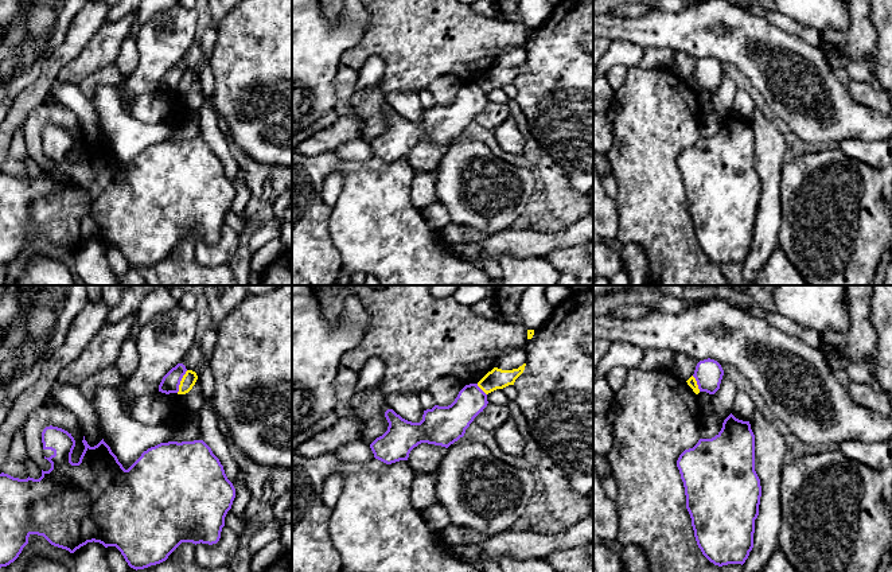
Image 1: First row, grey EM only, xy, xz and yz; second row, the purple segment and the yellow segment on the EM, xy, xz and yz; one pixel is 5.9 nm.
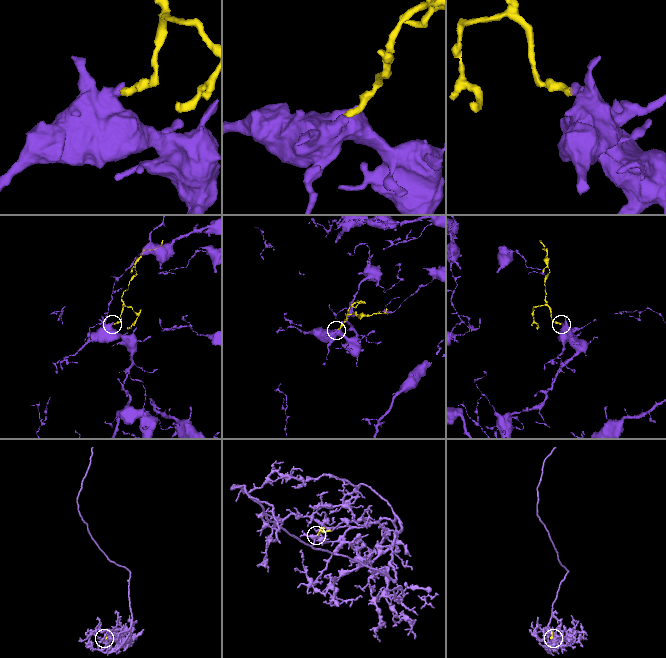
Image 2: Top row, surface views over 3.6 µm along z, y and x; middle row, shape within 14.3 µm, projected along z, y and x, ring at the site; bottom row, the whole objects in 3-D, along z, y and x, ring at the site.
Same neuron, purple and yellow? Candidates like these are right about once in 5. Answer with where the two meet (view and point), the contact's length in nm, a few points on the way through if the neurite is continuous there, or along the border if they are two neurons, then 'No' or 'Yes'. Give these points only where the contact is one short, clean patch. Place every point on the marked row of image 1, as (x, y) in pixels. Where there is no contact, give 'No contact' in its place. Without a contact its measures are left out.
Touches purple at xy (180, 380). Shared border 150 nm. Boundary: xy (187, 370), (176, 392). No

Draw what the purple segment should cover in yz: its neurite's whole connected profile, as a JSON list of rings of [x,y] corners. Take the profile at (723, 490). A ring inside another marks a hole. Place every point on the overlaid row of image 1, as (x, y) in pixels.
[[[731,413],[714,437],[685,450],[677,467],[702,555],[718,567],[743,565],[753,548],[761,497],[749,421]]]

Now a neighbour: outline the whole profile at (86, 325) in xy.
[[[104,299],[87,300],[83,310],[73,319],[63,345],[44,363],[39,380],[28,388],[11,406],[5,420],[0,424],[0,474],[12,437],[23,429],[27,417],[51,397],[58,374],[91,343],[93,338],[106,324],[110,308]]]

